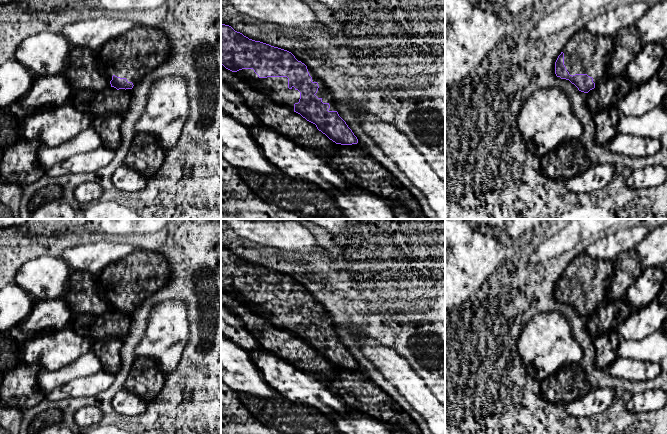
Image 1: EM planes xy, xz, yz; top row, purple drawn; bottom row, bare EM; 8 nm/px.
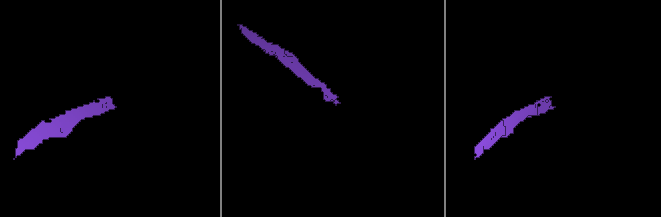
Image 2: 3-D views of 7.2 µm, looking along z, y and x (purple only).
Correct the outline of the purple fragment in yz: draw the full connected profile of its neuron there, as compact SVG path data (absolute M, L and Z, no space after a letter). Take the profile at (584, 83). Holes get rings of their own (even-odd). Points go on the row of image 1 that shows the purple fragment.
M586 29L579 30L566 44L555 62L555 74L569 80L579 91L588 93L606 76L613 56L613 37L593 37Z

